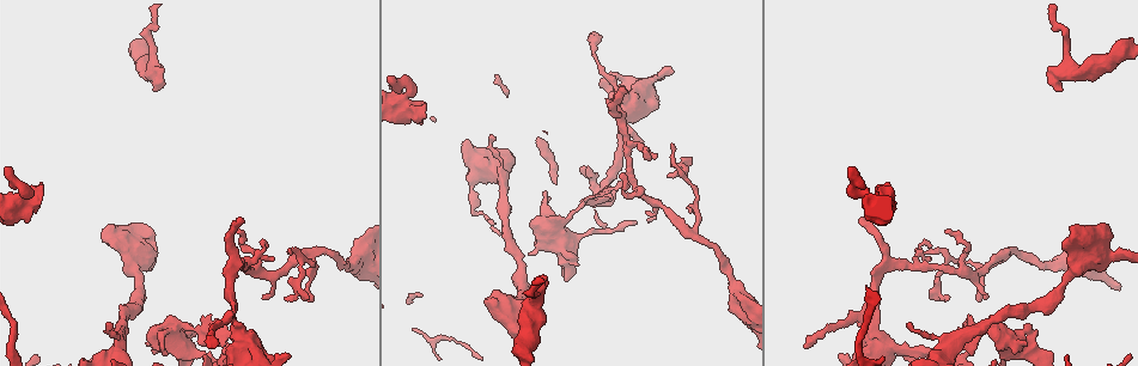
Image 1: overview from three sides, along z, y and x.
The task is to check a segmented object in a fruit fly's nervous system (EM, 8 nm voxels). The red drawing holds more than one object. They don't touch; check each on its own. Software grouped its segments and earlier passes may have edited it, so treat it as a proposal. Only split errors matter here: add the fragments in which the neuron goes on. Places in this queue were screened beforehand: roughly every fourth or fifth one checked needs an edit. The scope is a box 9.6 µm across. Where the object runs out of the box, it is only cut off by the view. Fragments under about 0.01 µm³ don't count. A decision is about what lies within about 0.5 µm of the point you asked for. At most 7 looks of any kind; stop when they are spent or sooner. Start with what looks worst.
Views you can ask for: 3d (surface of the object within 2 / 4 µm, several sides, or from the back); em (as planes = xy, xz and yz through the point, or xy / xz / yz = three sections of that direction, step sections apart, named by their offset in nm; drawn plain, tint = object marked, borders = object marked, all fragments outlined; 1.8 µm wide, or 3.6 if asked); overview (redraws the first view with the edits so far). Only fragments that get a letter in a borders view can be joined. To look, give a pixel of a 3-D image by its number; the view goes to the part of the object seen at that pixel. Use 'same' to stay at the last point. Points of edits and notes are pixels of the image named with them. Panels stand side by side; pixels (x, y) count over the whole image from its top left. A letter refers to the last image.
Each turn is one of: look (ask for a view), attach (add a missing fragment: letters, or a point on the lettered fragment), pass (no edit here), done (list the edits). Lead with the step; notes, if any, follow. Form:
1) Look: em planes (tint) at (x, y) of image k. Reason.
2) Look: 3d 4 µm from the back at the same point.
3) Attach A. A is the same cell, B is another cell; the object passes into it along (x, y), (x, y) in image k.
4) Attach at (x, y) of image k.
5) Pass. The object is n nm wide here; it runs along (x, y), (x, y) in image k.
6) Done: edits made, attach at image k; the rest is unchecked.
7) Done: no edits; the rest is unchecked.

Look: em planes (borders) at (1062, 88) of image 1. Branch stops here.

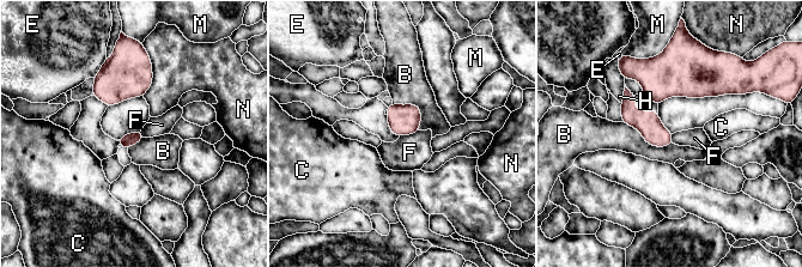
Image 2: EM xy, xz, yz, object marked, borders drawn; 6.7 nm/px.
Pass. The longest contact is with B, 380 nm; B, C, E, F, H, M and N are other cells; no lettered fragment goes on from it.

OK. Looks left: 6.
Look: em yz step 8 (tint) at (424, 117) of image 1. An open end.

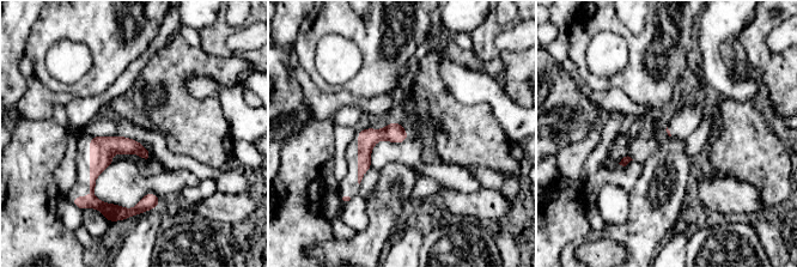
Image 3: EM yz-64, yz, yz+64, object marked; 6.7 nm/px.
Look: em planes (borders) at the same point.

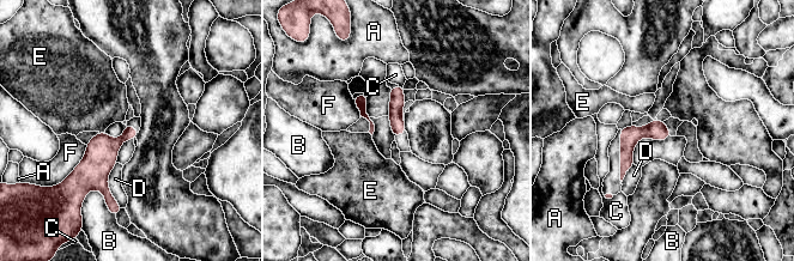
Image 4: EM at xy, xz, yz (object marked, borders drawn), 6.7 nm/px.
Pass. A, B, C, D, E and F are other cells; it runs along (659, 122), (626, 146), (623, 171) in image 4; none of them fits.

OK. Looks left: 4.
Look: em 3.6 µm planes (tint) at (312, 301) of image 1. Free end.

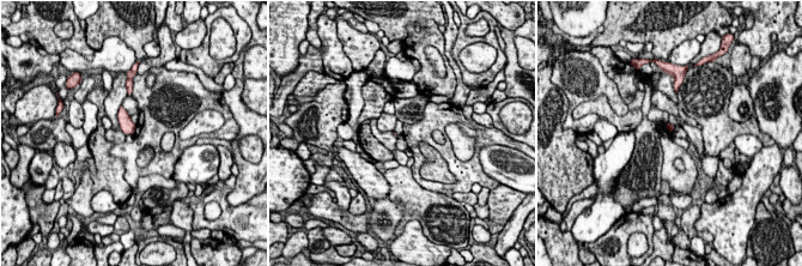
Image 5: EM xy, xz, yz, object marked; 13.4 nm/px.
Look: em 3.6 µm planes (borders) at the same point.

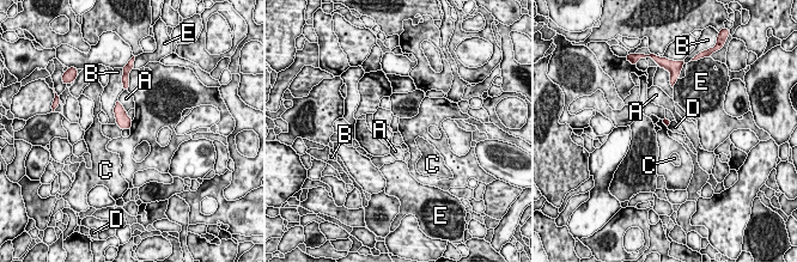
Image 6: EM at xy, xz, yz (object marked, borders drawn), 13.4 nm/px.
Pass. A, B, C, D and E are other cells; a border runs along (671, 121), (668, 128) in image 6; none of them fits.

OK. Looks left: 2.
Done: no edits; the rest is unchecked.

